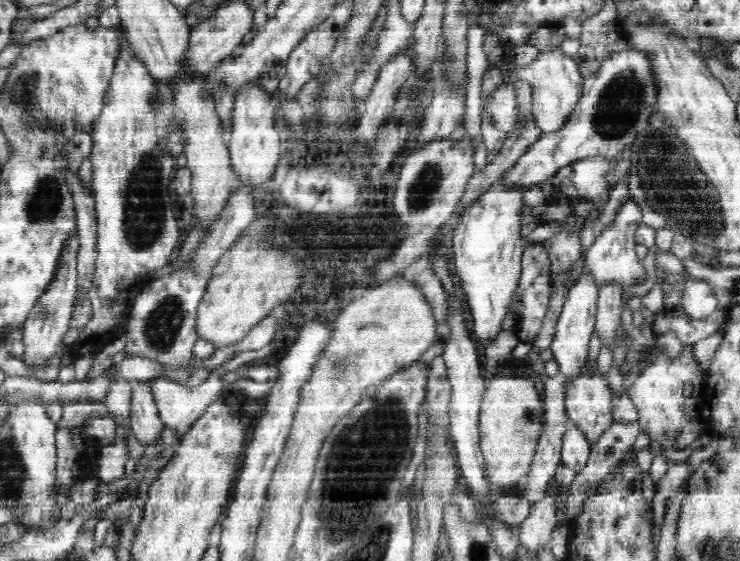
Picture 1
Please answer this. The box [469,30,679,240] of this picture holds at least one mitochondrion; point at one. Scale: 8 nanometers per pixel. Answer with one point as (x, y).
(622, 100)

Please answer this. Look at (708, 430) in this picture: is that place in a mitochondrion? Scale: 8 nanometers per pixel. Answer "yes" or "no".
no

